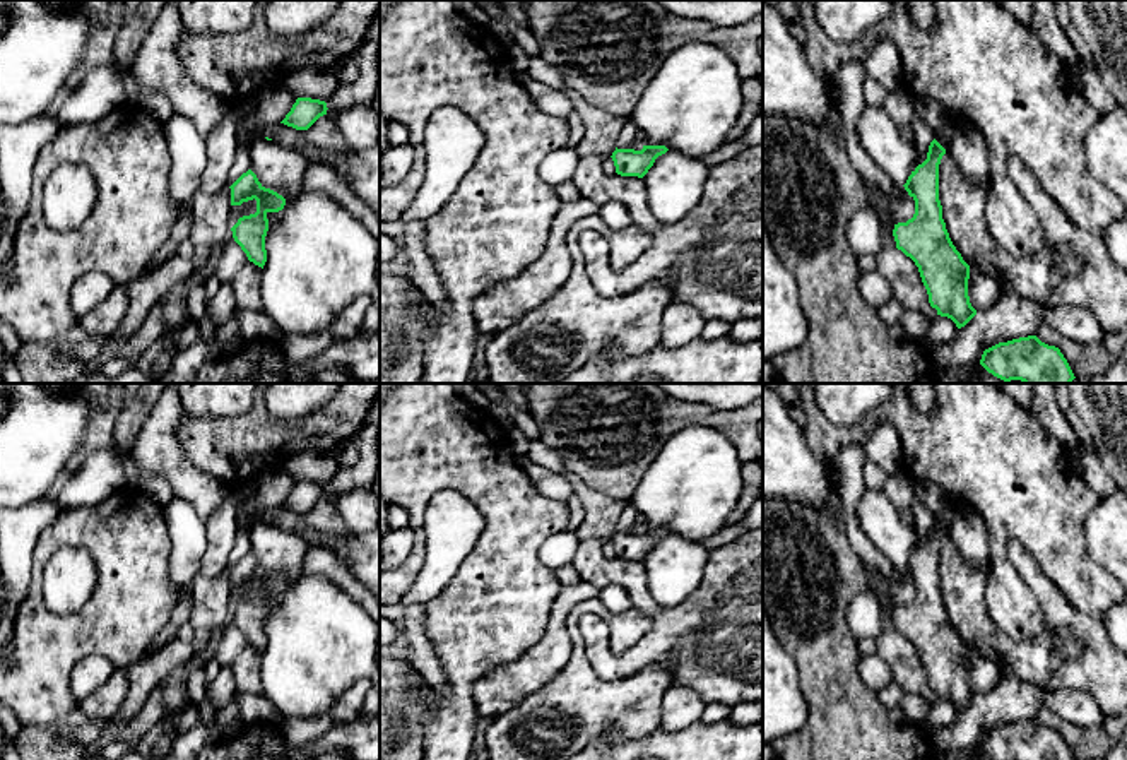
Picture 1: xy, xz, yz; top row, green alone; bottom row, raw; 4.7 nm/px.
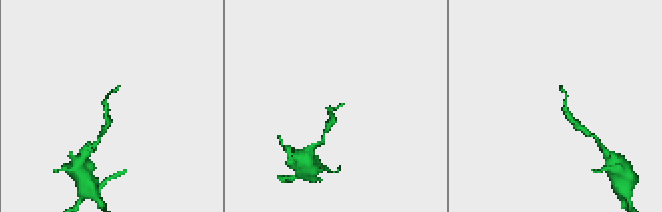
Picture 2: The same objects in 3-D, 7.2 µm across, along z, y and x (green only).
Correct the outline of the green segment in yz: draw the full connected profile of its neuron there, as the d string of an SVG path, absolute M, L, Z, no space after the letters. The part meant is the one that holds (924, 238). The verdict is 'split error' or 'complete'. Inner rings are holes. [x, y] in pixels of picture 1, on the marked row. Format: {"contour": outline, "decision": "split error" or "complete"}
{"contour": "M934 139L927 159L918 164L903 185L915 200L915 214L894 224L896 248L918 267L929 303L937 315L965 327L977 310L970 303L970 265L953 245L939 200L939 164L946 149Z", "decision": "complete"}

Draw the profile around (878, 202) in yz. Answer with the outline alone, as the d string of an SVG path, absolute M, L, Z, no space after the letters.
M867 181L867 190L870 195L867 207L877 214L879 223L881 223L881 229L884 231L884 226L889 221L894 223L893 216L891 216L888 197L879 187L876 187L869 181Z

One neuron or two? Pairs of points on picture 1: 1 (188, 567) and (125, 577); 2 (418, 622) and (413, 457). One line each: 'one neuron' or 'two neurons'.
1: two neurons
2: two neurons

